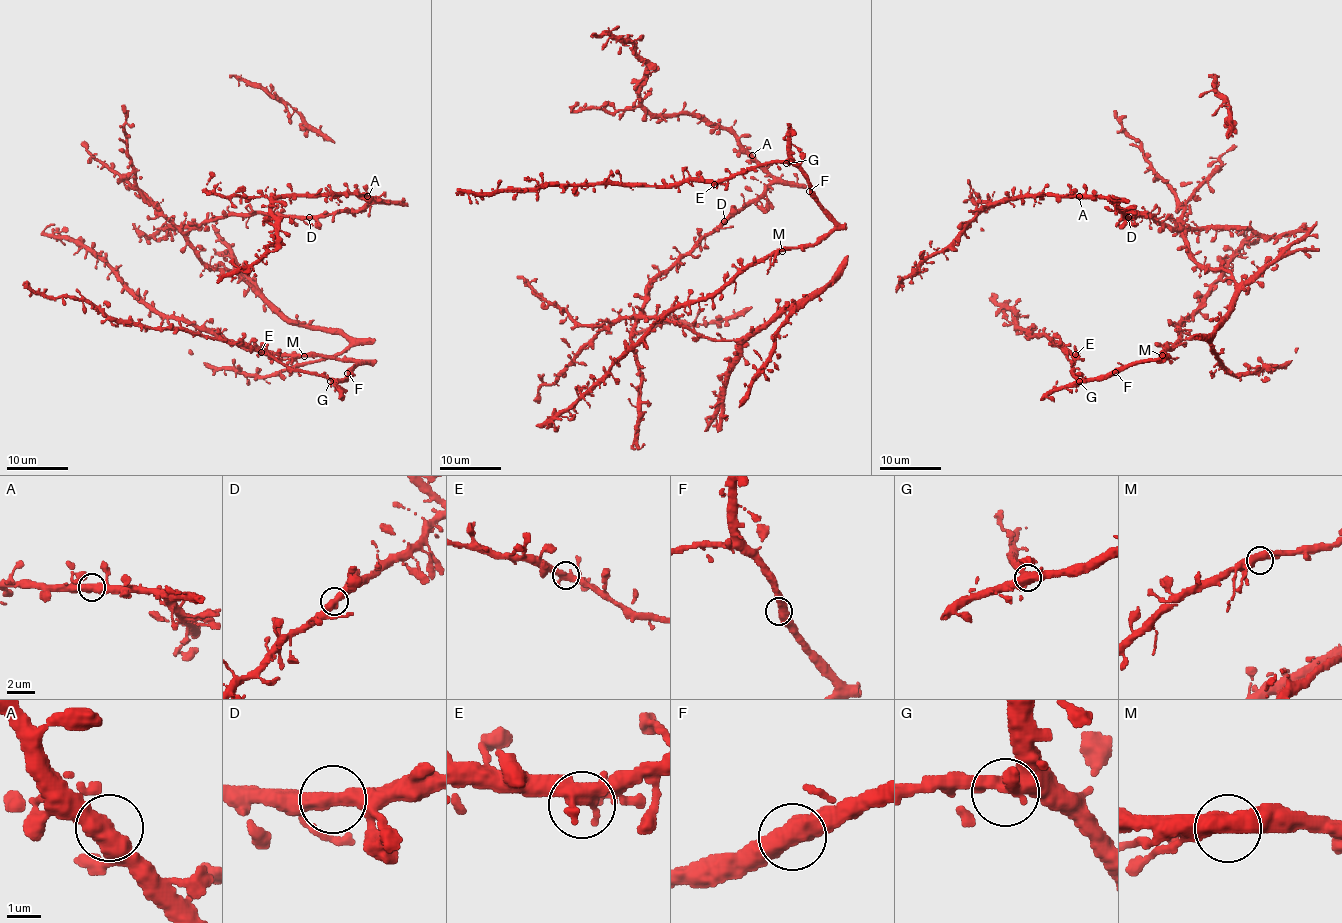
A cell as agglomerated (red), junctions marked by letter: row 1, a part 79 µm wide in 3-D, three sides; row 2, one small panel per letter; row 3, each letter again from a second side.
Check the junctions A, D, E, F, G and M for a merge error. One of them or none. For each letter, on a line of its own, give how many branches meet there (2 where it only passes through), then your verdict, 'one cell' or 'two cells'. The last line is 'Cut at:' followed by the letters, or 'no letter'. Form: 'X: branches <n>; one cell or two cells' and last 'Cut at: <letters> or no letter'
A: branches 2; one cell
D: branches 2; one cell
E: branches 2; one cell
F: branches 2; one cell
G: branches 2; one cell
M: branches 2; one cell
Cut at: no letter

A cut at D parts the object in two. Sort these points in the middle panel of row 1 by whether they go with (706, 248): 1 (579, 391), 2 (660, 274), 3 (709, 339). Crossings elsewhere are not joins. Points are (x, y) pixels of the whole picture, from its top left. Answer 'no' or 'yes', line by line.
1: no
2: yes
3: yes

